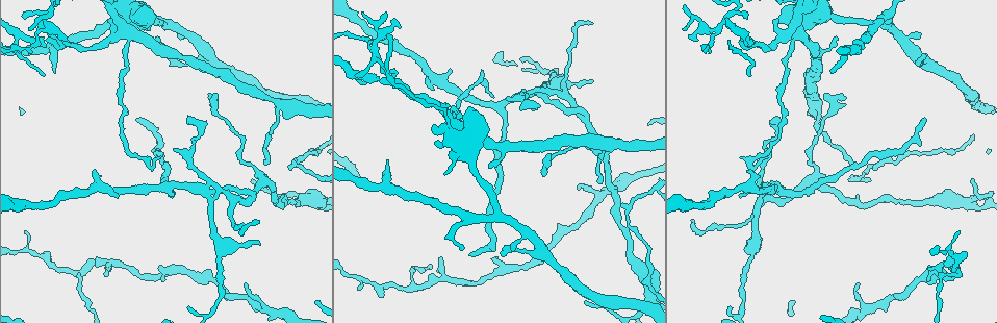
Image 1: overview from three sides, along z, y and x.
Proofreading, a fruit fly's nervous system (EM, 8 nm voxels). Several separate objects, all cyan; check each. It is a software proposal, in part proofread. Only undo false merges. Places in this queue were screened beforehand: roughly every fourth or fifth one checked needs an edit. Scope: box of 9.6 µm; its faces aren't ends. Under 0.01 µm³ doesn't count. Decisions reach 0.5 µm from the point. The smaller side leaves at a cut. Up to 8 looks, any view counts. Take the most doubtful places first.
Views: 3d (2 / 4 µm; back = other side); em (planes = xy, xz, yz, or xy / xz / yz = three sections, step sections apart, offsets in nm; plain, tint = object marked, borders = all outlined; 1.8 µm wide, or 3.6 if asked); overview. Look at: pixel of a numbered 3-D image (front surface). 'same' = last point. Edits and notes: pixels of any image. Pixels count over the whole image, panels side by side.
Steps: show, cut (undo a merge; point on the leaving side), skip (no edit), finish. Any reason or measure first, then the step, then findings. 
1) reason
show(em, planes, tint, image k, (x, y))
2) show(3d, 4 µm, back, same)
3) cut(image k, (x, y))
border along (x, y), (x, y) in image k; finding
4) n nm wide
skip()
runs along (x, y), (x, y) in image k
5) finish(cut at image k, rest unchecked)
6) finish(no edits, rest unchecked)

three arms meet
show(3d, 4 µm, image 1, (57, 44))

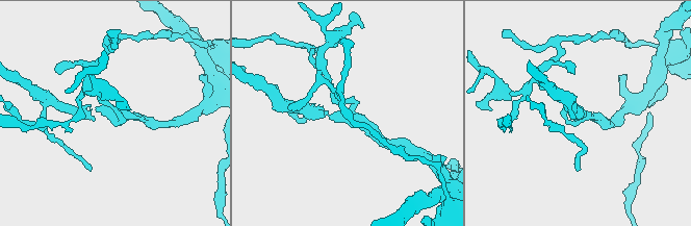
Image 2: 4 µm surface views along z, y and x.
show(em, planes, plain, image 2, (583, 118))

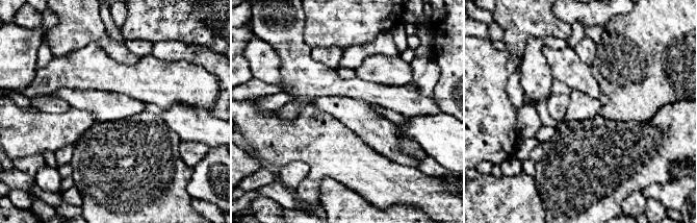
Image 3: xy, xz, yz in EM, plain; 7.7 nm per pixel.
what lies round it
show(em, planes, borders, same)

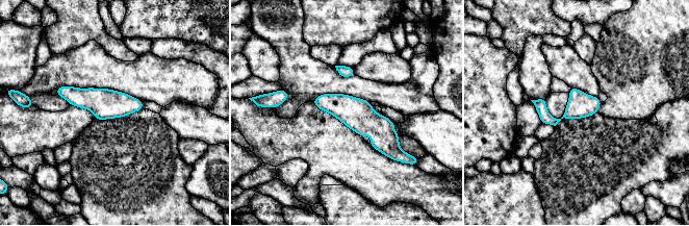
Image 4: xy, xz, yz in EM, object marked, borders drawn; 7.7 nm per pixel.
skip()
runs along (316, 101), (355, 112), (394, 149) in image 4; continuous, no second neuron

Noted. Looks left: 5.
show(3d, 2 µm, image 1, (611, 145))

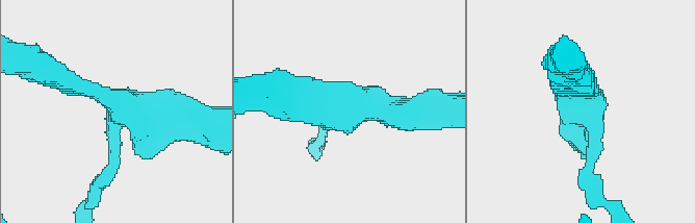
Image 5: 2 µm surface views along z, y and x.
3 arms
show(em, planes, tint, image 5, (117, 102))

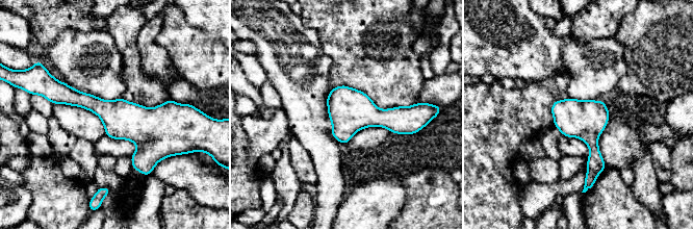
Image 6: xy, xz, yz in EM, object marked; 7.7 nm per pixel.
300 nm wide
skip()
continuous, no second neuron

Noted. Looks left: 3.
arms part here
show(em, xy, step 16, tint, image 1, (775, 185))

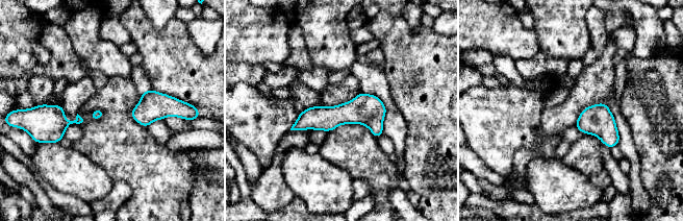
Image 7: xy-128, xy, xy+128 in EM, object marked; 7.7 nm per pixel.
show(em, planes, tint, same)

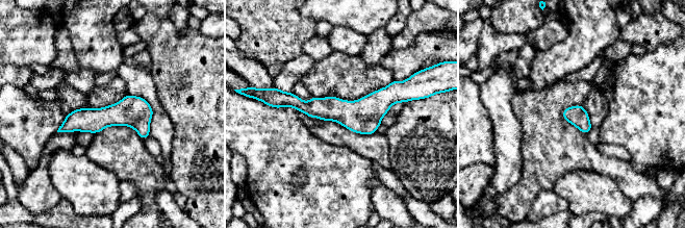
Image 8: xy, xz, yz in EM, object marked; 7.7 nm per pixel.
160 nm wide
skip()
runs along (402, 97), (371, 108), (280, 101) in image 8; all the same neuron

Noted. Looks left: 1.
finish(no edits, rest unchecked)

